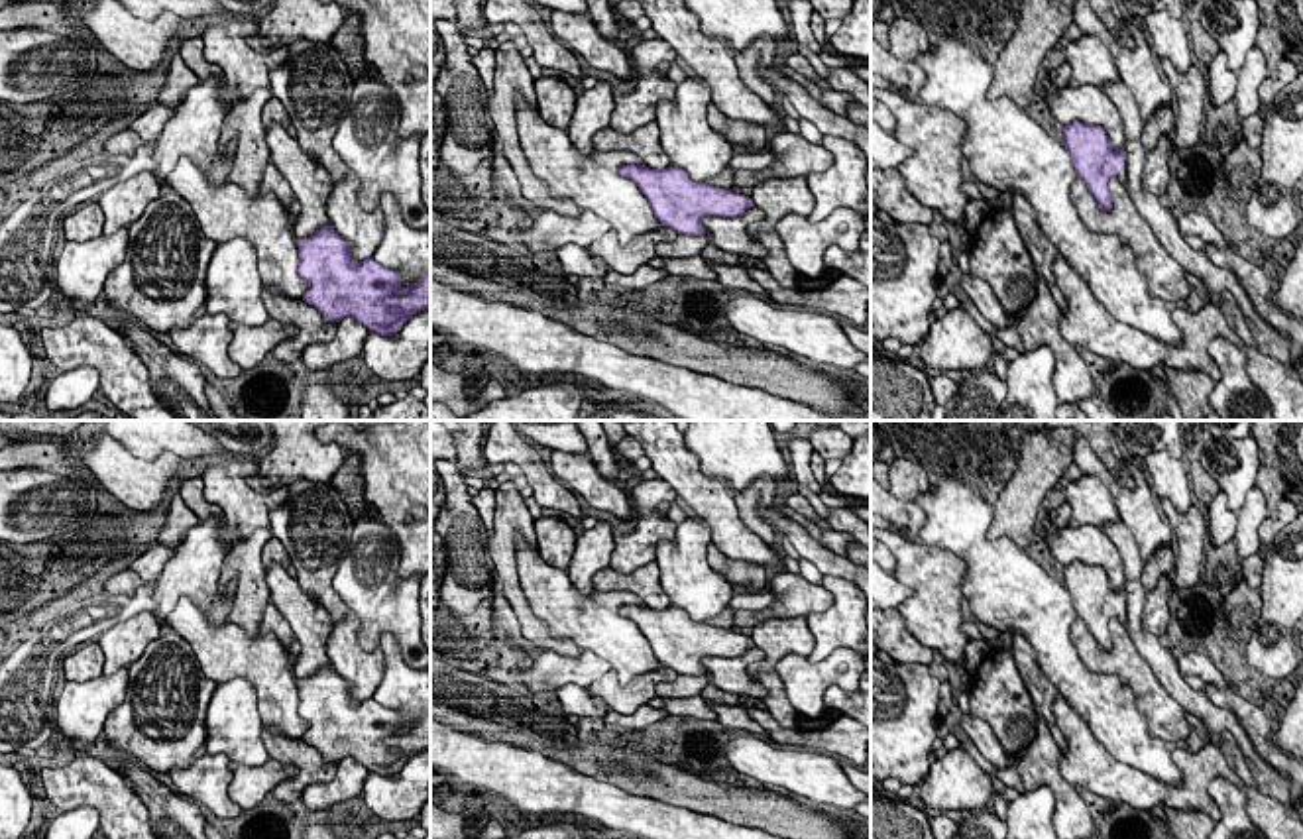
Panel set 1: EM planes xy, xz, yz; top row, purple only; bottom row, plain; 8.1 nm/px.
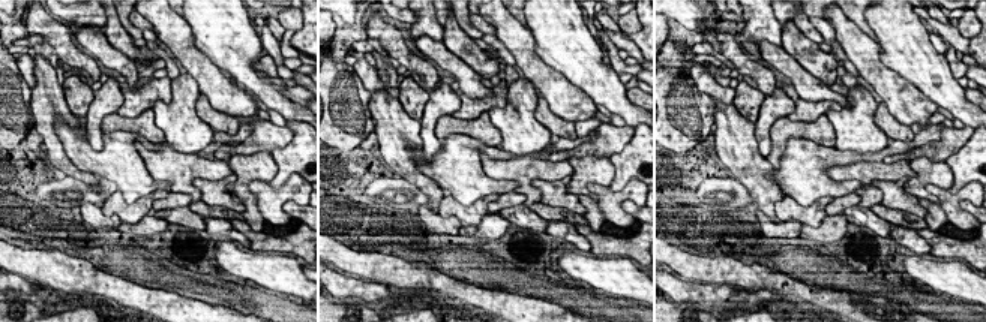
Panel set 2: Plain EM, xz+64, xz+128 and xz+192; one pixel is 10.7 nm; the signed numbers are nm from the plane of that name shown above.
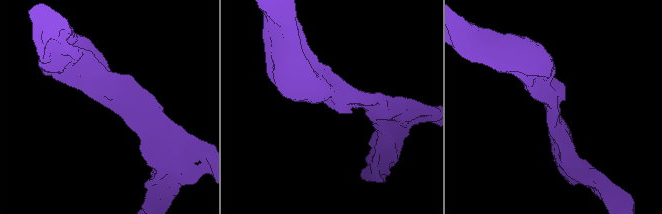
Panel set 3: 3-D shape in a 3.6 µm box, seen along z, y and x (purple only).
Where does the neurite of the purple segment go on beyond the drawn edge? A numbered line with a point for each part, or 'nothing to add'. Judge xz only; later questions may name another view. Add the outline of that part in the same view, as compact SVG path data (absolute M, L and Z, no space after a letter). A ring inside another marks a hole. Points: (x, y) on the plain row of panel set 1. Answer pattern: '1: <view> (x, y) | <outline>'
nothing to add

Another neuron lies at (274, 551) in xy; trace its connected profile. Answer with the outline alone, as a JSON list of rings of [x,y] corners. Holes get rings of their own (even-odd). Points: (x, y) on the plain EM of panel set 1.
[[[271,536],[265,542],[263,552],[261,552],[261,562],[263,562],[265,572],[269,570],[269,566],[273,562],[281,564],[285,570],[291,570],[289,554],[287,554],[285,546],[275,536]]]

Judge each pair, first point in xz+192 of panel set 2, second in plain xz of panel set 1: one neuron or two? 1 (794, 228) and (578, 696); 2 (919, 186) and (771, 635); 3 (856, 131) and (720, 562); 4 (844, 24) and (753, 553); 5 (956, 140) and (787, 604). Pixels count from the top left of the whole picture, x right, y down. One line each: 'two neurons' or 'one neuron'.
1: one neuron
2: one neuron
3: two neurons
4: one neuron
5: one neuron

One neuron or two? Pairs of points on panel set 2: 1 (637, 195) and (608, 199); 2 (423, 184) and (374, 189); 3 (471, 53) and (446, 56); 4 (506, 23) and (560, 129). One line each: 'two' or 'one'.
1: one
2: two
3: two
4: two

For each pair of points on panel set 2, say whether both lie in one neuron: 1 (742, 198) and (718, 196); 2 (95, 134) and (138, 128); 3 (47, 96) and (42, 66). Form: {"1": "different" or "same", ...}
{"1": "same", "2": "different", "3": "same"}

